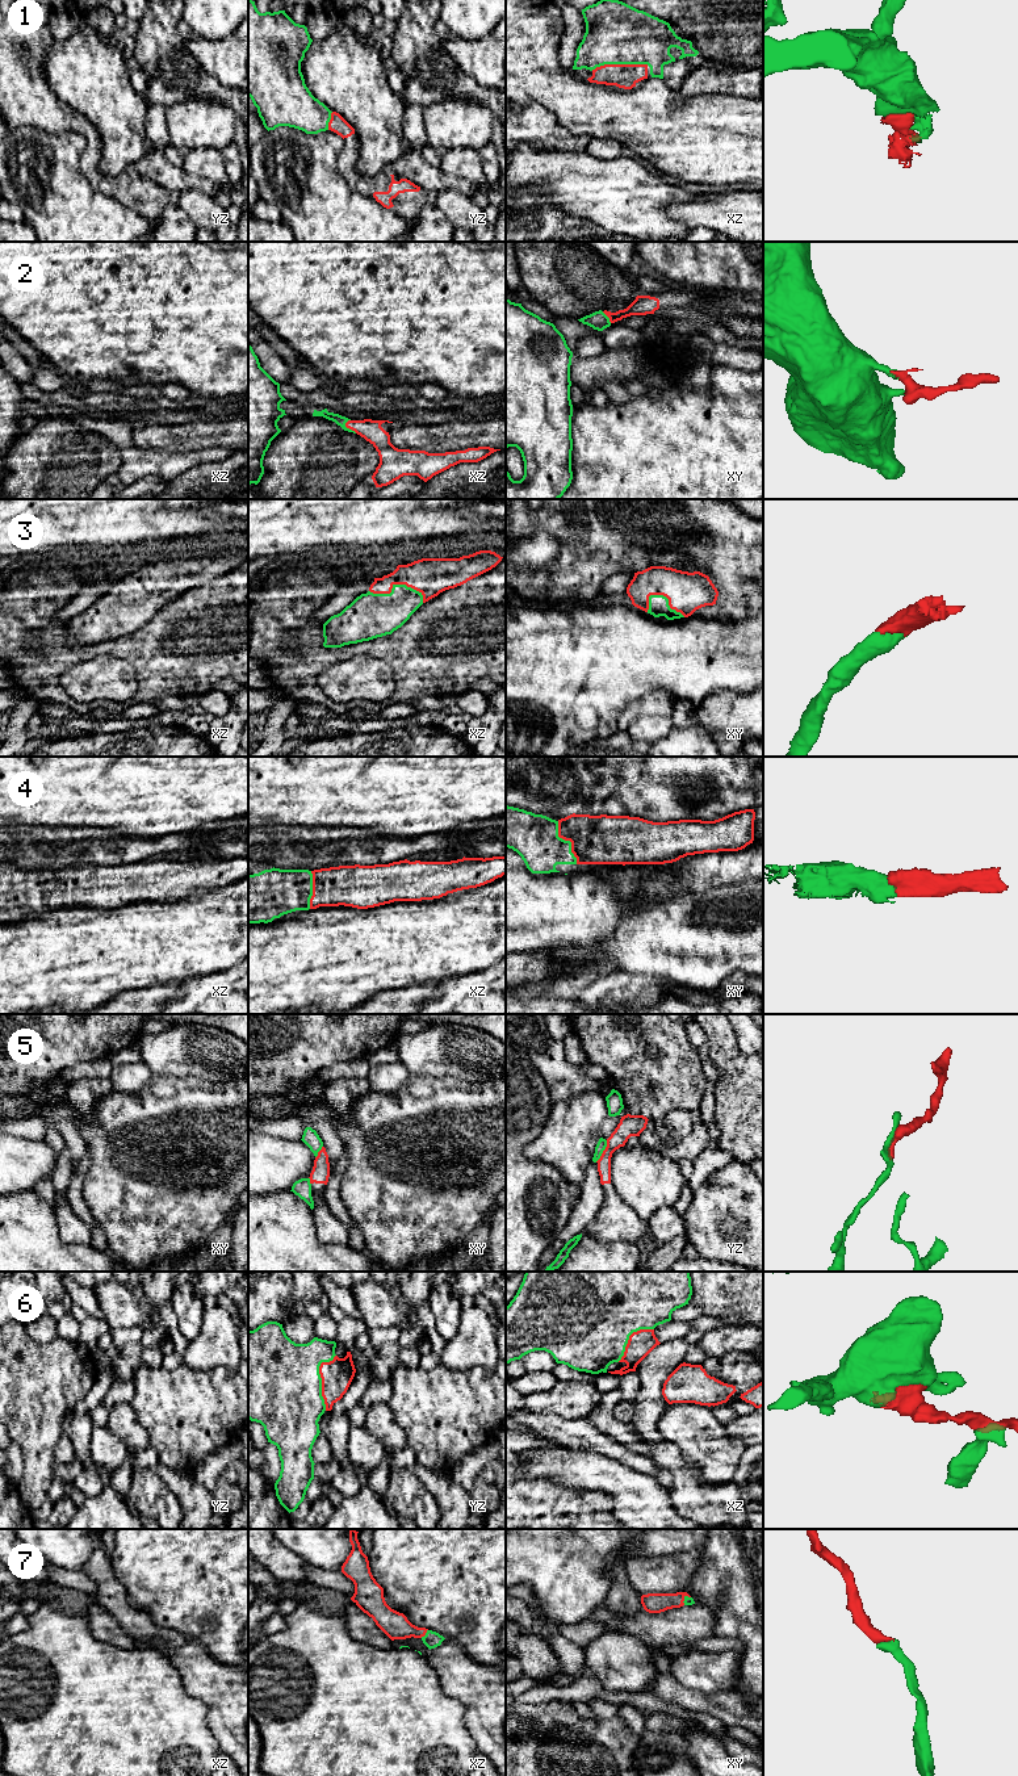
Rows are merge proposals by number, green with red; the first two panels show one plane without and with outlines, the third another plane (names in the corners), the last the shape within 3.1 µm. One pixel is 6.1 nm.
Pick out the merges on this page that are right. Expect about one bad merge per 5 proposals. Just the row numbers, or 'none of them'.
1, 2, 3, 4, 6, 7

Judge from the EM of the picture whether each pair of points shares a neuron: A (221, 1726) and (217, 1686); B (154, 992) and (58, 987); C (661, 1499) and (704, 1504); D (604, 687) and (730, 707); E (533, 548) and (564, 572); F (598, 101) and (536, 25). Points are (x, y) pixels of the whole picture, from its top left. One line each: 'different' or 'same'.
A: same
B: different
C: different
D: different
E: different
F: same

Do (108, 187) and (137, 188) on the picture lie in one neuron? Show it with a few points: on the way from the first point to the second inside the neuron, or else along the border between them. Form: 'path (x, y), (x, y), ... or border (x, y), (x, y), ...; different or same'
path (114, 187), (130, 188); same

